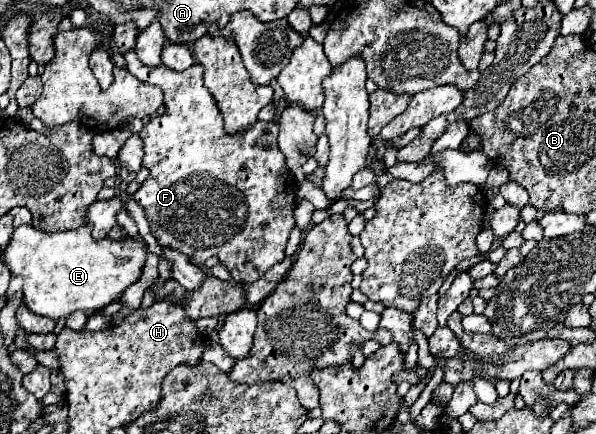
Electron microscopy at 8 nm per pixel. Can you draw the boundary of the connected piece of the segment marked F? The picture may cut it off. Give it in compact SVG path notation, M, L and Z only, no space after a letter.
M134 48L124 52L124 60L126 68L140 82L150 82L164 90L166 114L146 122L140 132L140 138L144 140L144 166L150 170L150 176L134 194L134 200L146 212L154 238L160 246L182 252L194 264L204 264L210 256L216 256L236 282L256 282L274 264L284 260L284 248L294 228L296 180L290 176L284 154L278 150L278 124L258 120L256 126L230 136L224 132L220 110L204 86L204 68L200 64L194 64L184 72L170 70L164 64L144 66L136 58Z

